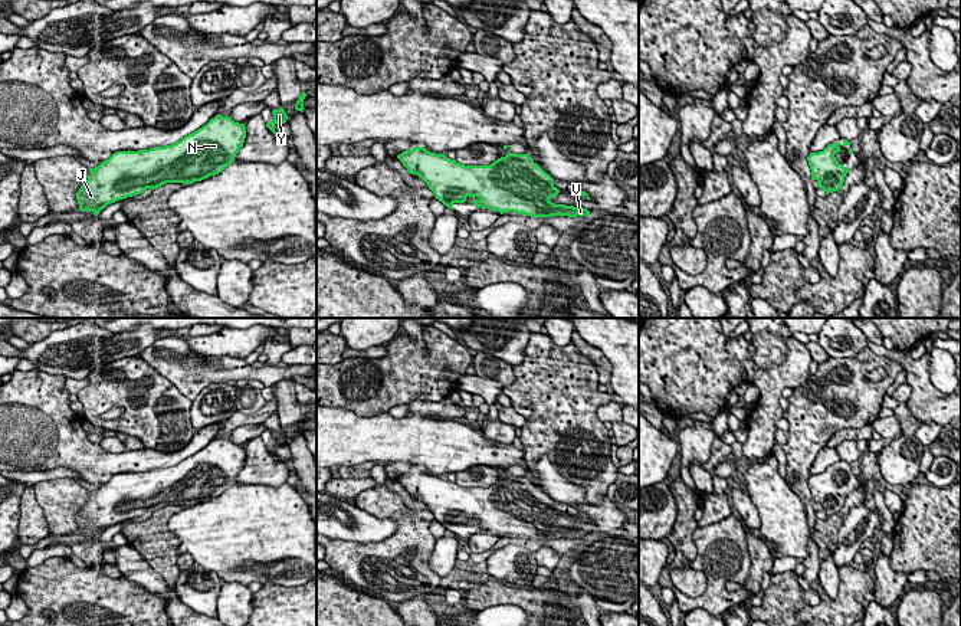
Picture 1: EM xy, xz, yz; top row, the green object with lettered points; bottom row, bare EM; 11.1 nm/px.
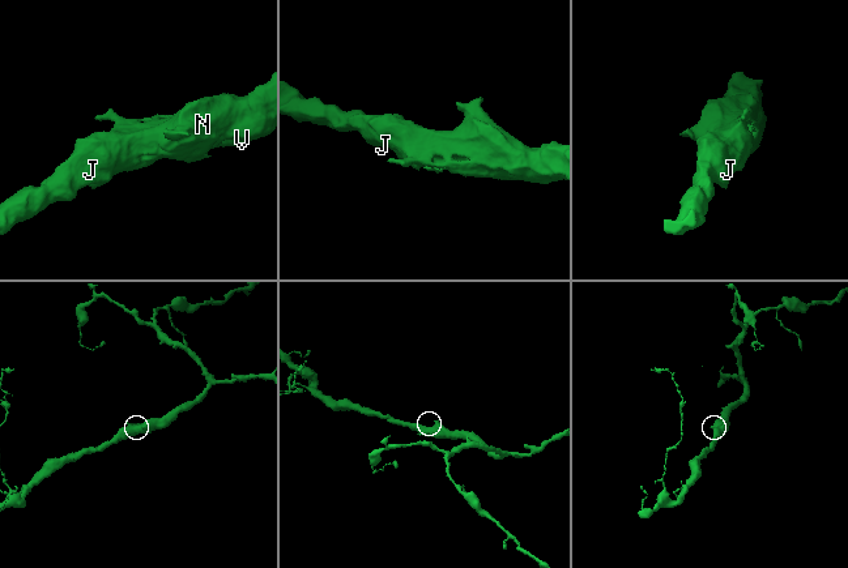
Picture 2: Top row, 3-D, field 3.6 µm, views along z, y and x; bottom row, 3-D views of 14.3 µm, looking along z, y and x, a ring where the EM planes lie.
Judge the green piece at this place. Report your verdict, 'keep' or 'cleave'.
keep

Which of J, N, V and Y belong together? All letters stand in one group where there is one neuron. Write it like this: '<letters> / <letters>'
J N V Y

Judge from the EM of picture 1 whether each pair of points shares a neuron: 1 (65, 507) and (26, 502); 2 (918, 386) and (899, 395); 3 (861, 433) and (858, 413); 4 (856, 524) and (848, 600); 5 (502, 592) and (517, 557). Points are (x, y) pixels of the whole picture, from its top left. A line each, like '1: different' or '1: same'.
1: different
2: different
3: different
4: different
5: different

